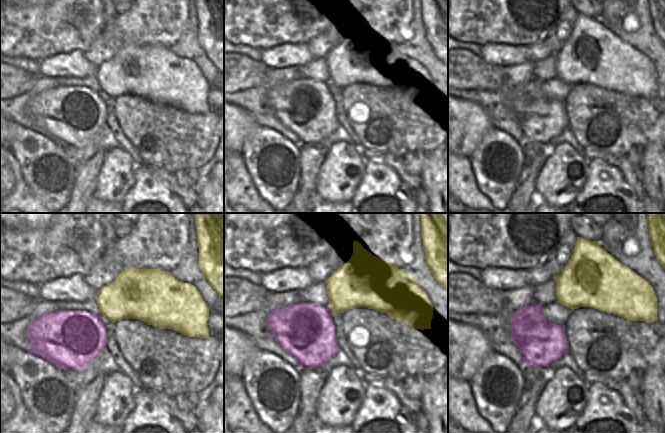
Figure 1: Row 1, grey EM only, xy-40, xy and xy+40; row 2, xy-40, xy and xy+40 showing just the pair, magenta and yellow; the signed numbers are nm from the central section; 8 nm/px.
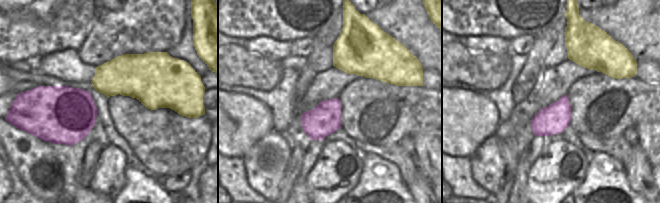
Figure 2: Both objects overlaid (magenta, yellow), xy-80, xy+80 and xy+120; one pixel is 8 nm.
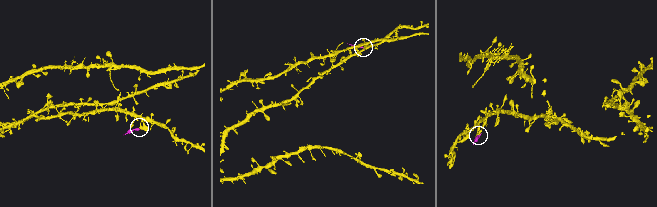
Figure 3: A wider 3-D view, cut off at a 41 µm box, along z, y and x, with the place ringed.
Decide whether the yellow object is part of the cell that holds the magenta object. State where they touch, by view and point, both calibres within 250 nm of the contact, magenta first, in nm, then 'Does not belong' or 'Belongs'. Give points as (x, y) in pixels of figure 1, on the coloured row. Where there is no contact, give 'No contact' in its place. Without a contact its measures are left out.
Touches magenta at xy (328, 308). Thickness 440 nm (magenta) against 340 nm. Does not belong

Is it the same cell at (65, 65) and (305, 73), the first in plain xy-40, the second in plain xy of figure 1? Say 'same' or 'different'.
different

